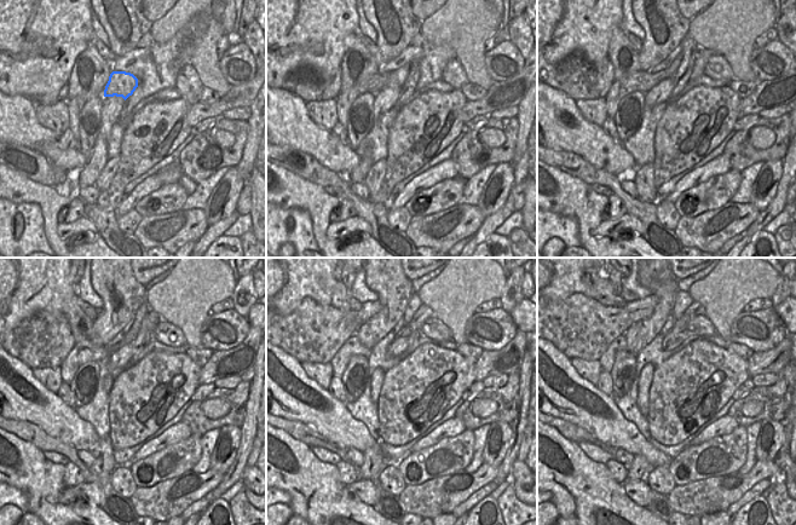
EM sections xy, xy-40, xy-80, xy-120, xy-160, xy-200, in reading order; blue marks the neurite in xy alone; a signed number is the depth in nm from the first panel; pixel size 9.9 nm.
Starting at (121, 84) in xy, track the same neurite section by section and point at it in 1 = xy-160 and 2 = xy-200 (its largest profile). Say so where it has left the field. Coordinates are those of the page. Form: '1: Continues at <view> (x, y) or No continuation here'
1: Continues at xy-160 (415, 301)
2: Continues at xy-200 (682, 299).

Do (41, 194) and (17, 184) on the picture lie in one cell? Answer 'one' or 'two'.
one

